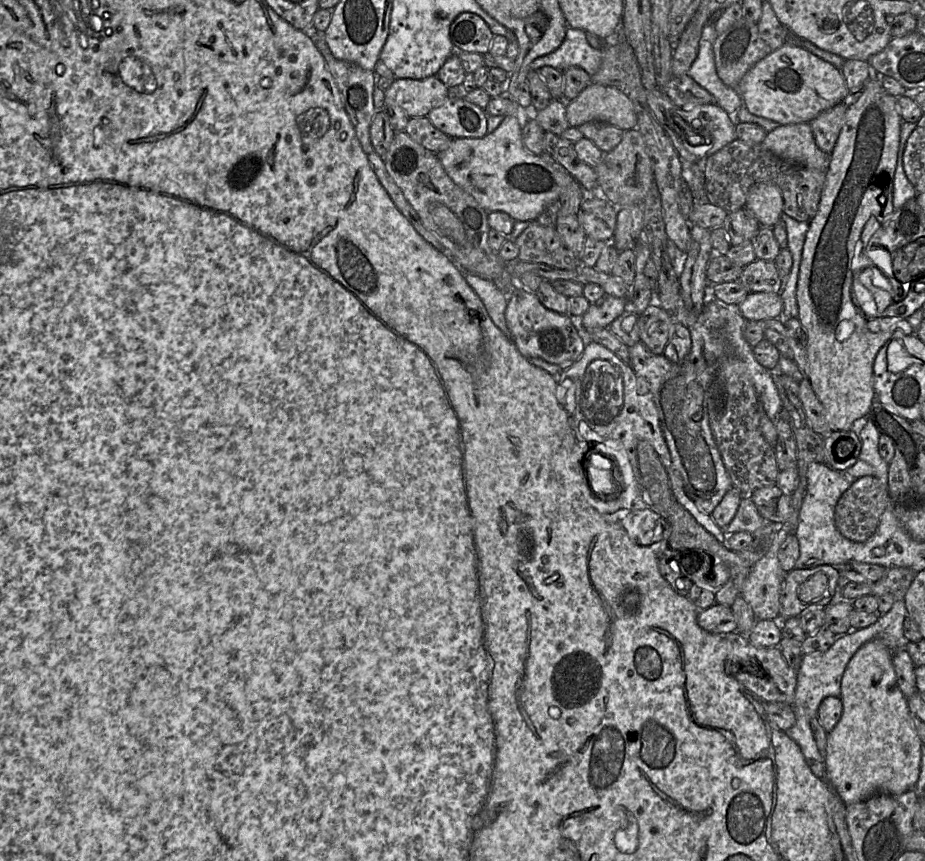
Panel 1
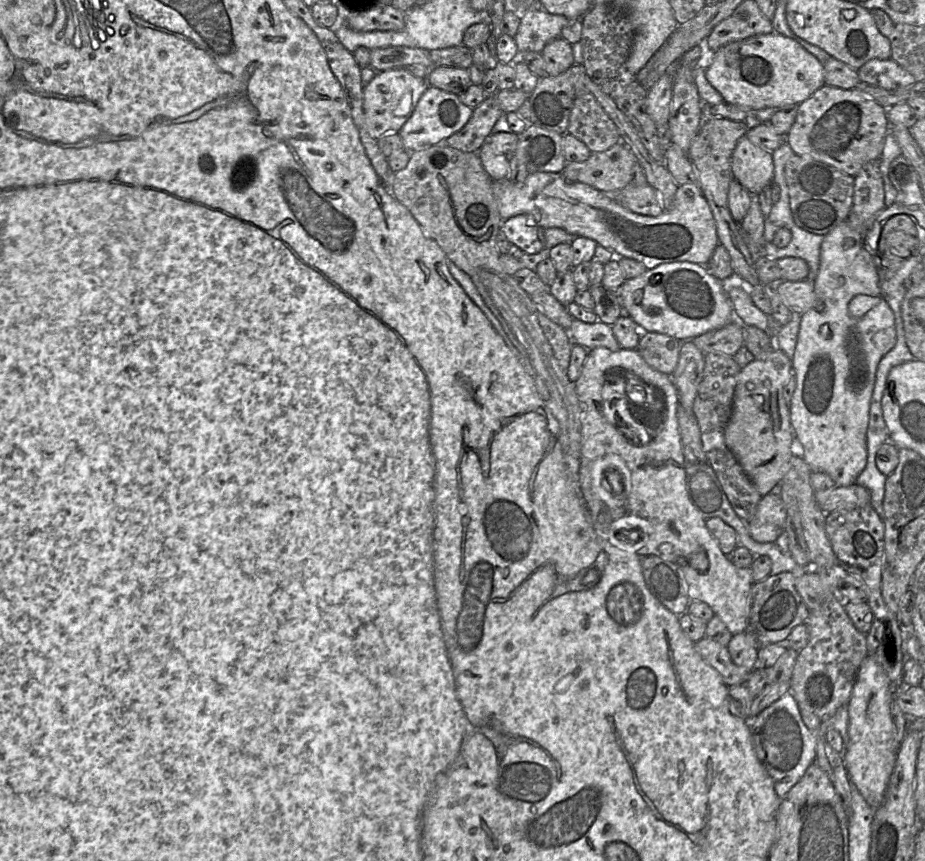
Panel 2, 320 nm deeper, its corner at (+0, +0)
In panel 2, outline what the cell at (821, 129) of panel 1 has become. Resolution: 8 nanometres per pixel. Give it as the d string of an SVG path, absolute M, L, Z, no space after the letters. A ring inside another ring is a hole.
M824 84L799 104L786 141L795 154L810 156L855 177L866 163L880 159L889 130L887 109L861 89Z

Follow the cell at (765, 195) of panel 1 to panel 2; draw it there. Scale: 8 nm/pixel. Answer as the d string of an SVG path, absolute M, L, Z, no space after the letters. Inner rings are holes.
M746 135L737 142L731 158L732 179L752 195L770 186L774 177L772 152L753 144Z

